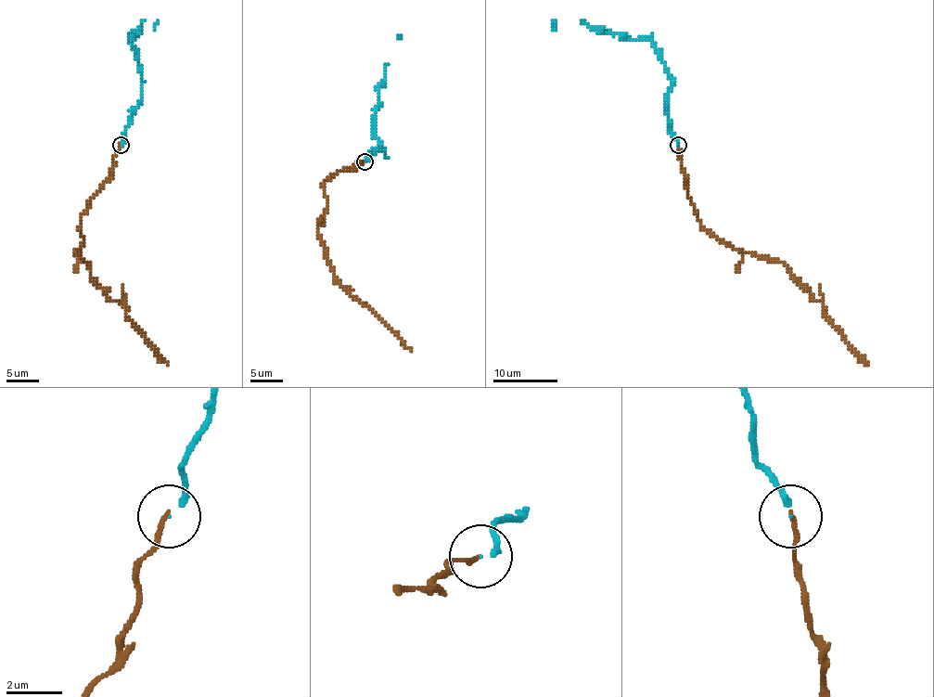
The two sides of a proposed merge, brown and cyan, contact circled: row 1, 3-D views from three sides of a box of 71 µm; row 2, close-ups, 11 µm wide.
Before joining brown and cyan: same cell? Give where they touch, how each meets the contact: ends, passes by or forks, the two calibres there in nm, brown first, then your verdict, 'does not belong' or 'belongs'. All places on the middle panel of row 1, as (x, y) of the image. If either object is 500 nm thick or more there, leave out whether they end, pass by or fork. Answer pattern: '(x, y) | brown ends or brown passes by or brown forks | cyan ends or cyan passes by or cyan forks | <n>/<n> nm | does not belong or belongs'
(364, 161) | brown ends | cyan ends | 170/170 nm | belongs

